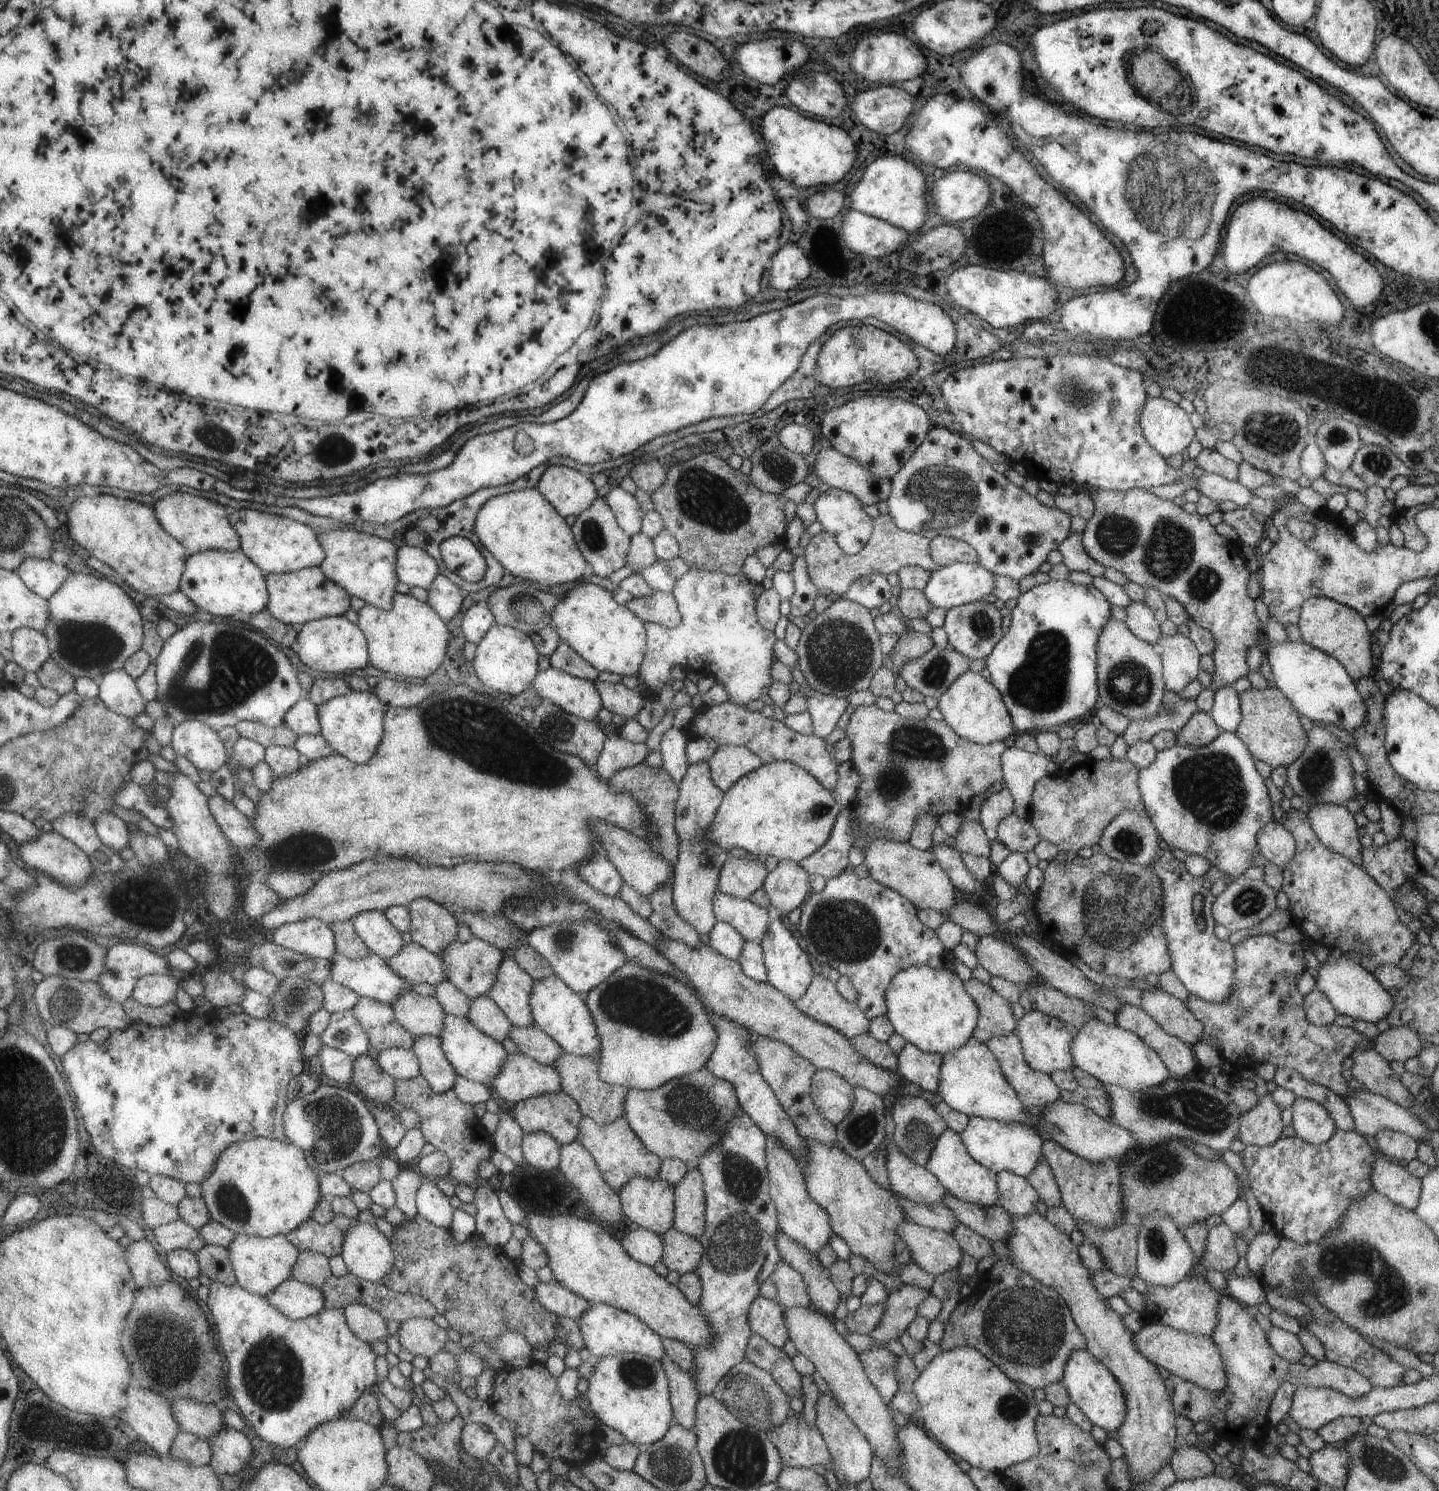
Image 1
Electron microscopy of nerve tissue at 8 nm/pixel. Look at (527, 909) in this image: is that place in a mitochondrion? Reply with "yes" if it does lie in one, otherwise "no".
yes

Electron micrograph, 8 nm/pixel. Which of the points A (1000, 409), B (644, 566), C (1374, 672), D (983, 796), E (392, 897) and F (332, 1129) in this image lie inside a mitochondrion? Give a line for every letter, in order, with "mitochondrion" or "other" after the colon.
A: other
B: other
C: other
D: other
E: other
F: mitochondrion

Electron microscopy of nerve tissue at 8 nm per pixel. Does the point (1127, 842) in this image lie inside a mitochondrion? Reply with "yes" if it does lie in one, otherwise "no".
yes

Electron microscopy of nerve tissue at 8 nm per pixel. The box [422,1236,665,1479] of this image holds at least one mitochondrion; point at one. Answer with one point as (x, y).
(637, 1375)

